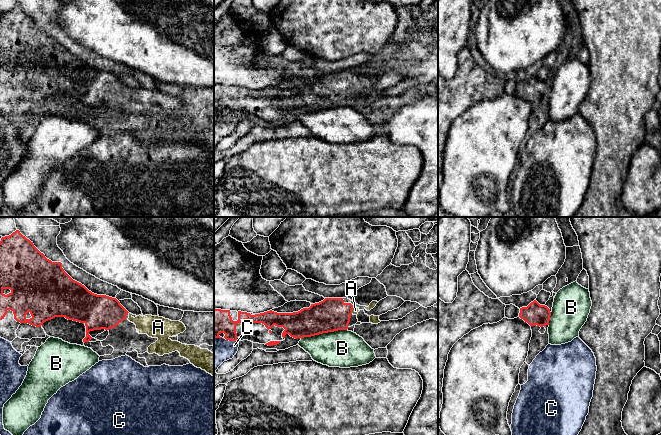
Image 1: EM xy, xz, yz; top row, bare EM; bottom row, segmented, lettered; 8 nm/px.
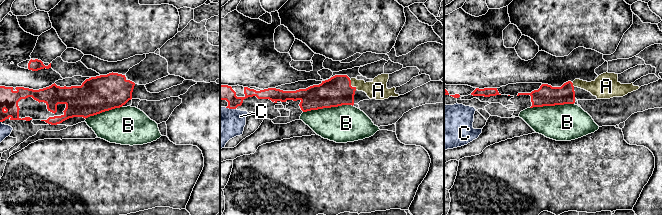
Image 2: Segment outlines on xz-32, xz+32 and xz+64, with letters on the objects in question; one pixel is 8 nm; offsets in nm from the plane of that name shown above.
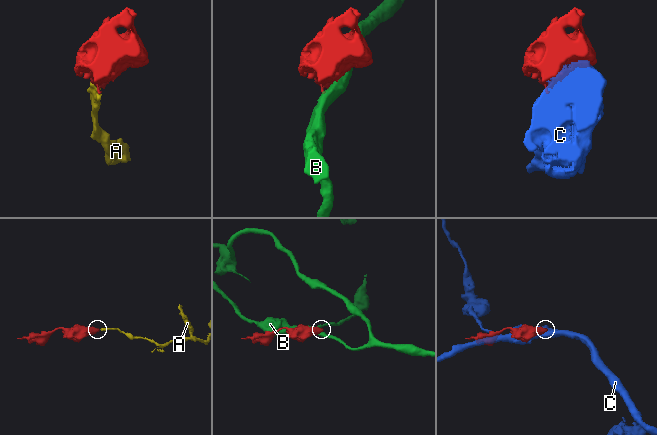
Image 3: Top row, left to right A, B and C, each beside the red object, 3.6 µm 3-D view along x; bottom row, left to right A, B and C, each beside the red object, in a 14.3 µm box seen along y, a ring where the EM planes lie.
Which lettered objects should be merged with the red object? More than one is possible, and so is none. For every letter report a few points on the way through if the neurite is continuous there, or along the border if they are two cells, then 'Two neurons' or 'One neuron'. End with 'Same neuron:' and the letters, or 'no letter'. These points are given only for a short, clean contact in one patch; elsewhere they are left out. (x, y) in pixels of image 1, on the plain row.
A: Path across: xz (332, 90), (351, 86), (355, 86). One neuron
B: Boundary: xz (346, 105), (304, 112), (301, 115). Two neurons
C: Two neurons
Same neuron: A

